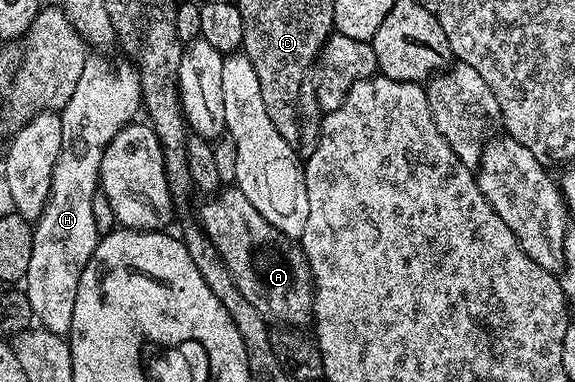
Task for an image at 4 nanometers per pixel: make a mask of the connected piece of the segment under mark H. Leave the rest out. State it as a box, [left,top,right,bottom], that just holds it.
[24,55,142,337]

